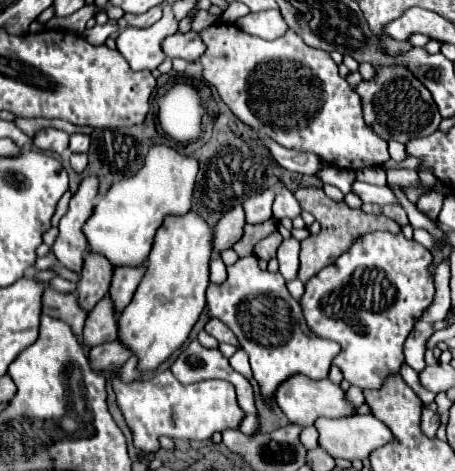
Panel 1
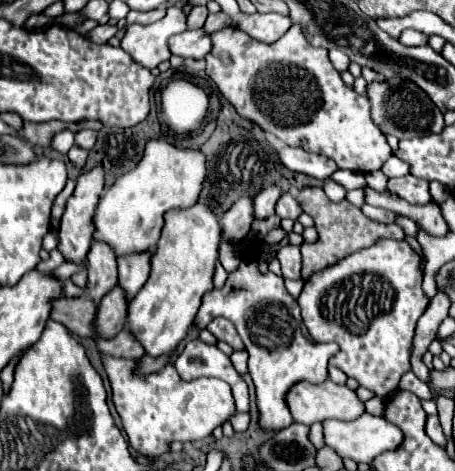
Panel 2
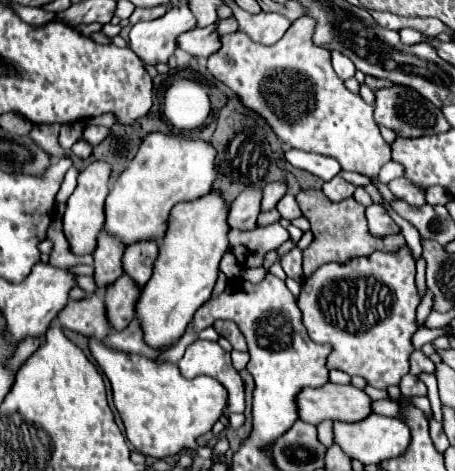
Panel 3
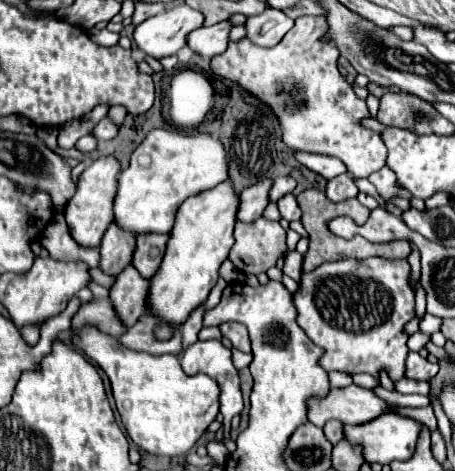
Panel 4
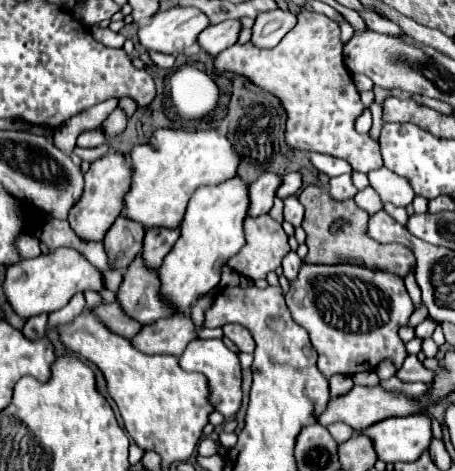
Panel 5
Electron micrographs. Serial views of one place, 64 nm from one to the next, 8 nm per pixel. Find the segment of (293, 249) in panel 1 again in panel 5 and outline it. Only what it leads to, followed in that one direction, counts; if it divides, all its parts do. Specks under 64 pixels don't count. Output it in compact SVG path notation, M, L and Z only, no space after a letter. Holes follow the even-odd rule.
M288 252L288 254L286 254L286 258L282 260L284 276L286 276L288 280L294 280L294 278L298 276L298 270L300 270L300 266L302 266L302 260L300 260L300 256L298 256L296 252Z

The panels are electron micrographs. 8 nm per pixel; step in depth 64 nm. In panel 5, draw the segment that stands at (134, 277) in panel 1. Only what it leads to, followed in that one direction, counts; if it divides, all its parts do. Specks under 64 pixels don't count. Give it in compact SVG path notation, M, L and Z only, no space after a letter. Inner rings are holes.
M150 228L144 234L144 242L142 242L142 252L140 258L144 260L146 268L160 268L164 256L170 252L172 244L178 238L178 228L174 230L166 230L166 228Z

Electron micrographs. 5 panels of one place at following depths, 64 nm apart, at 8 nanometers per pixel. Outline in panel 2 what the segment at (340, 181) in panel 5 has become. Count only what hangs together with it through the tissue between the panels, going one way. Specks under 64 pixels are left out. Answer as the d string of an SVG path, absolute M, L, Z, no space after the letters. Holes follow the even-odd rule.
M326 180L326 184L324 184L324 192L326 192L326 196L328 196L330 200L334 200L334 202L344 200L344 196L346 196L346 190L344 190L340 184L332 182L332 180Z

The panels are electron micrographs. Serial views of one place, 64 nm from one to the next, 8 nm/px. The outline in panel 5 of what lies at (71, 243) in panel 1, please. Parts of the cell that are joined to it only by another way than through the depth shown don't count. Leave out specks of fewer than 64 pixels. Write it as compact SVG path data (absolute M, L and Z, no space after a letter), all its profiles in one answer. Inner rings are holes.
M108 152L106 156L94 160L84 174L84 192L80 200L72 206L68 214L70 228L86 242L102 242L104 234L112 226L112 222L120 216L122 210L122 196L128 190L128 178L130 178L130 166L126 166L126 160L120 152Z

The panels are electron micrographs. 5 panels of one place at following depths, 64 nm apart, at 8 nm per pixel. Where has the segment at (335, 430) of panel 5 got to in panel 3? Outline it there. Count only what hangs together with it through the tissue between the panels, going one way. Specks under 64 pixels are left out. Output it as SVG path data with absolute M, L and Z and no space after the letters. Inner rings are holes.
M320 422L320 426L316 426L318 430L318 440L328 448L332 446L332 422Z

